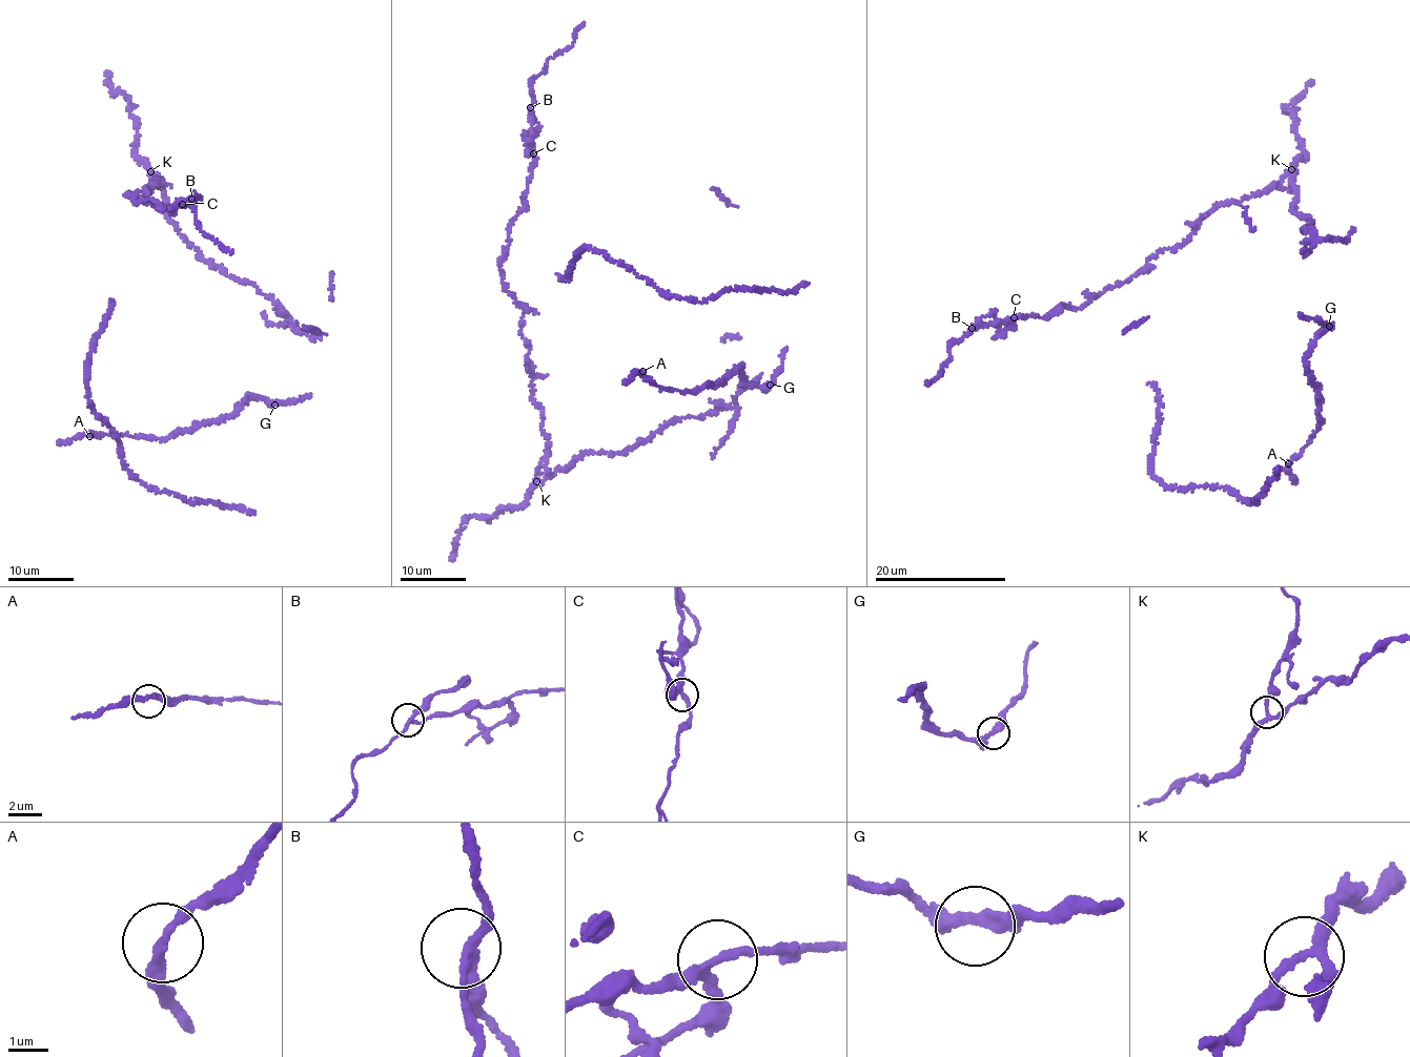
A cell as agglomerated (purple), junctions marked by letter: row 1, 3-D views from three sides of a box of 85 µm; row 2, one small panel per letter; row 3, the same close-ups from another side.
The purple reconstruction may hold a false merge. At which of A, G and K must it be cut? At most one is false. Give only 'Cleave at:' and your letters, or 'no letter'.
Cleave at: K

